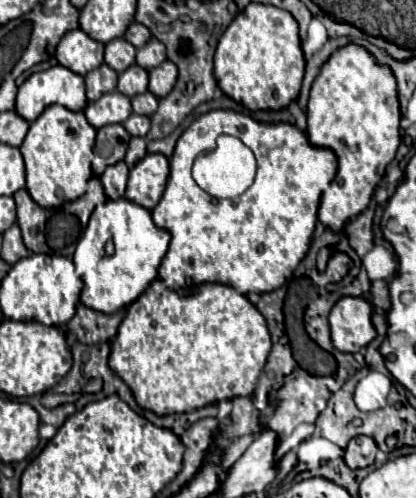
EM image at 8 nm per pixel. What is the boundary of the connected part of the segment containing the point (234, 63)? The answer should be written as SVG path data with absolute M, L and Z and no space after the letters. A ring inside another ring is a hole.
M250 3L244 11L240 11L234 17L230 27L224 31L224 35L218 41L214 53L214 77L224 95L228 95L230 99L244 105L250 111L266 111L266 109L276 111L288 107L290 101L298 97L304 77L304 53L300 49L296 19L280 7Z

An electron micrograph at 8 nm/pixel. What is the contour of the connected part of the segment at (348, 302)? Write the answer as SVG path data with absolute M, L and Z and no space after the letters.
M342 297L330 311L332 343L342 353L358 353L374 337L372 307L362 297Z

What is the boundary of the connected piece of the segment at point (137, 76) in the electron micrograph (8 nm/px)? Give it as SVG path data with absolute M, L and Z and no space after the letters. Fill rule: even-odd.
M132 65L124 73L118 75L118 91L122 95L132 99L140 93L146 93L146 89L148 89L148 71L146 69Z

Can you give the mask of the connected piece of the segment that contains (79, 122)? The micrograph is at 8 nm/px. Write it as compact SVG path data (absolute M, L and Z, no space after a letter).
M50 105L44 109L44 113L30 123L30 131L24 139L24 143L20 145L20 153L24 157L24 165L26 165L26 191L28 195L42 207L42 209L50 209L50 207L60 207L68 201L74 201L78 197L82 197L88 189L88 181L93 176L92 160L94 157L94 146L96 141L96 129L86 121L84 113L78 111L70 111L62 105Z

